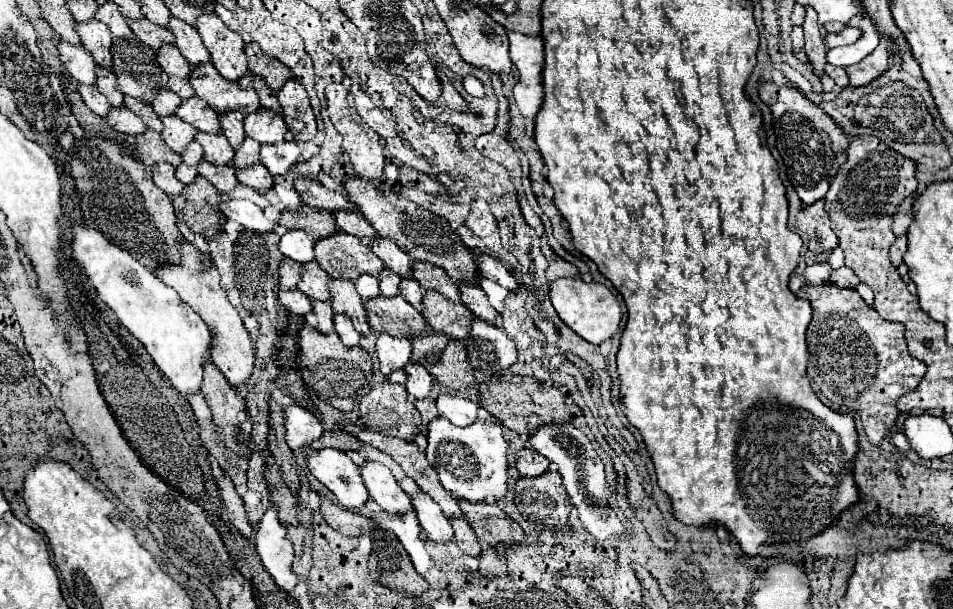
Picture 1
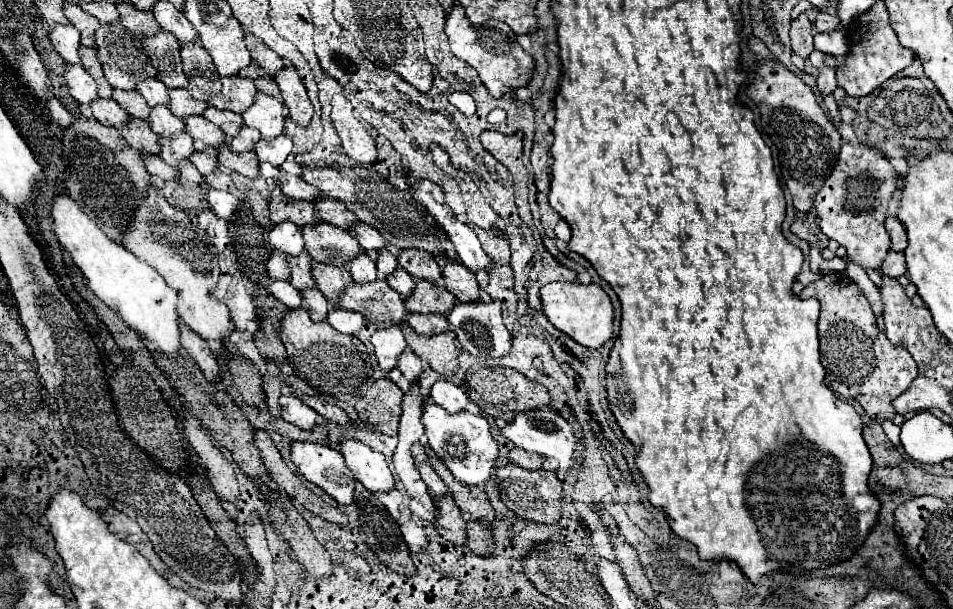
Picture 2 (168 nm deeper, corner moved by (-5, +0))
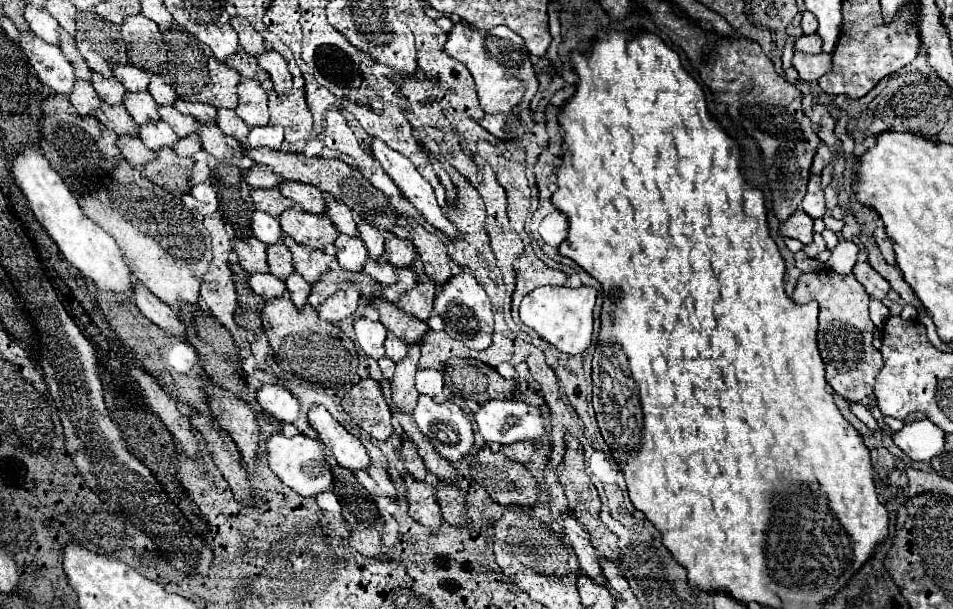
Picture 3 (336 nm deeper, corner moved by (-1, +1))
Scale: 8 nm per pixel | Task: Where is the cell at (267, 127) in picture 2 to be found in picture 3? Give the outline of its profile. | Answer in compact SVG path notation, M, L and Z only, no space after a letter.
M240 81L238 83L238 107L236 115L248 127L268 125L268 95L258 81Z

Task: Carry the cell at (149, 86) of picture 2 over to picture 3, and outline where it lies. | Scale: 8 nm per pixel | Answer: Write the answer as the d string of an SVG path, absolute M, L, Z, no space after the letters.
M126 63L126 65L118 65L114 67L114 77L126 87L126 91L146 91L148 89L148 83L150 83L150 75L144 73L142 69Z

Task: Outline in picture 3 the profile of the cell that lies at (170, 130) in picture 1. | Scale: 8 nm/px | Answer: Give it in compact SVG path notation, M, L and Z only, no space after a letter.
M148 91L144 93L126 93L124 97L124 109L132 115L132 119L142 125L142 123L154 123L158 121L158 103L150 97Z

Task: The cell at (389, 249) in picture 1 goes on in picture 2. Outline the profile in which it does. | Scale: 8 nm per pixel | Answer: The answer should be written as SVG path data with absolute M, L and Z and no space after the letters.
M356 222L354 226L352 226L352 230L356 232L356 238L358 238L358 242L360 242L360 246L366 250L366 252L370 252L370 250L382 250L382 246L386 246L386 240L378 234L378 230L374 230L374 228L370 228L368 224L364 224L364 222Z

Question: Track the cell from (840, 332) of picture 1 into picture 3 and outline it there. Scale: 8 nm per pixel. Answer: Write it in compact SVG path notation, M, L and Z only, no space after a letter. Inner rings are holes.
M824 269L816 273L804 273L798 277L794 303L808 303L816 299L820 303L820 327L818 327L818 347L824 357L842 357L826 359L826 381L846 401L870 403L874 397L874 381L882 369L882 355L872 345L874 323L868 317L868 295L864 287L856 281L854 275L840 275L836 271ZM846 303L846 305L844 305ZM842 309L842 311L840 311ZM852 391L852 393L850 393Z

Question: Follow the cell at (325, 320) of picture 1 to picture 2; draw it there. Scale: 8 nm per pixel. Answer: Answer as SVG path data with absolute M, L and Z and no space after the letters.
M302 290L302 298L304 298L304 306L310 312L310 318L314 322L324 322L326 314L330 312L330 306L324 298L324 294L320 290Z

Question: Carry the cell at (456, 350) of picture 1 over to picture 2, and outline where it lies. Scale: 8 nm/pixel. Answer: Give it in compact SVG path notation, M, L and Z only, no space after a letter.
M402 324L402 332L406 336L408 346L412 348L412 352L422 358L430 368L434 368L436 372L444 374L444 376L452 376L458 370L458 354L460 350L448 342L442 344L442 334L434 336L434 338L424 338L418 336L408 324Z

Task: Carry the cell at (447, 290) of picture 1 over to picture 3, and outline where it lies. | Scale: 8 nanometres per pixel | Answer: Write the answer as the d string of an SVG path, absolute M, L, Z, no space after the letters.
M394 233L386 235L384 247L386 247L386 259L394 267L410 267L418 259L416 251L414 251L414 245L408 239L402 239Z

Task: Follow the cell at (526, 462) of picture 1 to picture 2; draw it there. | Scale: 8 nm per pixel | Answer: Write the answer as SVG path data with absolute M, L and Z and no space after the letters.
M522 448L510 450L508 458L510 458L512 464L518 464L518 466L524 468L524 470L540 470L542 464L544 464L544 460L546 460L546 458L538 456L538 454L530 454L530 452L522 450Z

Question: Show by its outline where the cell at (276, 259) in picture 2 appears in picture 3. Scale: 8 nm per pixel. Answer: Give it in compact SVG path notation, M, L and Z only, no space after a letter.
M234 237L232 241L232 249L238 255L238 263L248 273L268 273L266 245L262 245L254 237Z

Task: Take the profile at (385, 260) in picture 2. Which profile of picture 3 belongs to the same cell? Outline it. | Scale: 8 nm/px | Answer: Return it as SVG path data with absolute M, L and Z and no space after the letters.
M362 219L358 221L358 233L360 233L360 237L362 237L362 241L368 249L368 255L374 257L374 259L382 257L382 253L384 253L384 235L374 225L370 225L368 221L362 221Z

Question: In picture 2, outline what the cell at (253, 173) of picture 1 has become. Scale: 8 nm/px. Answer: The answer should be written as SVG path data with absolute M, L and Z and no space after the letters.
M224 144L218 148L218 160L222 166L246 176L246 178L258 178L260 170L258 170L258 158L256 152L242 152L242 154L234 154L232 150L228 150Z

